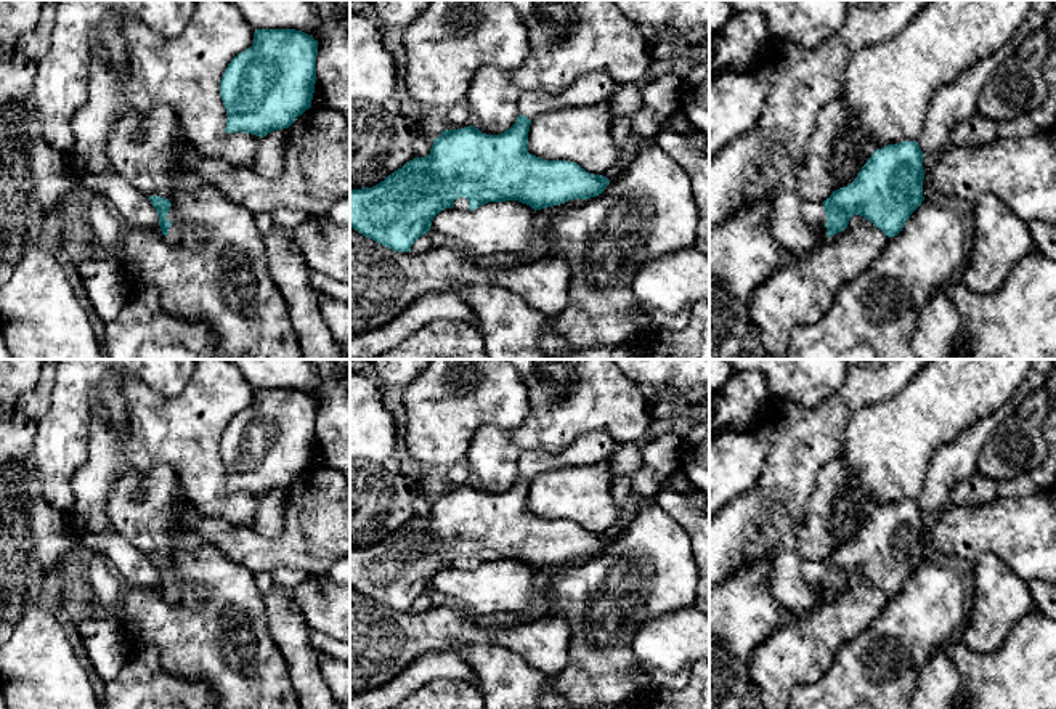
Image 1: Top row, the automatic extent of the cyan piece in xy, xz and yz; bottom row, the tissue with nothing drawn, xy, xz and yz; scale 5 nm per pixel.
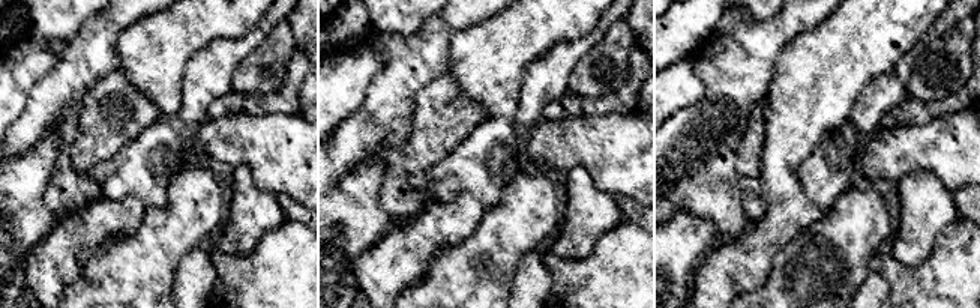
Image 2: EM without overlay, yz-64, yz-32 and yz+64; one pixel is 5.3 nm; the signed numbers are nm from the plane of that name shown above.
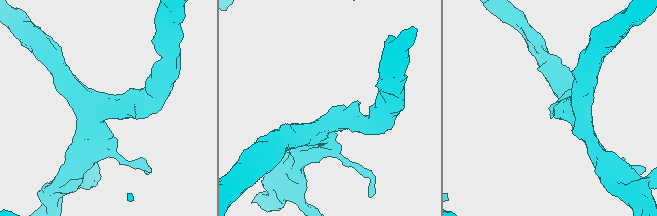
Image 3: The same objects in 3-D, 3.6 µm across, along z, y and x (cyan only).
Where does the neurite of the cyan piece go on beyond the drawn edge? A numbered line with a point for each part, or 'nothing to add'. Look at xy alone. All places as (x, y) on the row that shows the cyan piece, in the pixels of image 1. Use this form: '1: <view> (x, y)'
1: xy (172, 238)

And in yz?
1: yz (814, 214)

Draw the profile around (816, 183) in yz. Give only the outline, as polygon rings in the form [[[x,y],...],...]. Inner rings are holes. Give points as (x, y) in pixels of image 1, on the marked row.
[[[843,98],[831,101],[817,115],[798,176],[798,191],[802,202],[823,202],[833,194],[836,188],[835,141],[847,120],[849,109]]]

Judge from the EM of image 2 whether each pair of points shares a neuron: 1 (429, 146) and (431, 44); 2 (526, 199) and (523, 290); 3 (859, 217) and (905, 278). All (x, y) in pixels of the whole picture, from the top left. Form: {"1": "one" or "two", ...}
{"1": "two", "2": "two", "3": "two"}

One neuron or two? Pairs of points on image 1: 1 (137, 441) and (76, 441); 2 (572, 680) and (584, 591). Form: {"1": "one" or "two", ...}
{"1": "two", "2": "one"}

